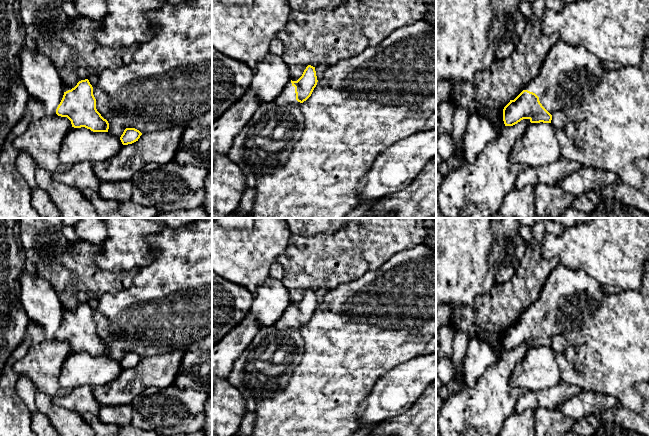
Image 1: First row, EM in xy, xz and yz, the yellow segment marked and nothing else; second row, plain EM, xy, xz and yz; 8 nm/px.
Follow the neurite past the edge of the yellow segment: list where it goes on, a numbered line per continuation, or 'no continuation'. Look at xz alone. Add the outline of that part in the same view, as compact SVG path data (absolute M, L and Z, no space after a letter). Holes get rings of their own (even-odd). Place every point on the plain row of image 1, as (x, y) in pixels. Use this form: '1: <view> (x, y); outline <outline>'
1: xz (264, 368); outline M291 305L284 314L271 326L262 326L253 340L235 361L228 376L230 384L235 386L246 401L249 411L255 411L257 404L280 392L301 361L304 340L301 327L296 324L295 311Z

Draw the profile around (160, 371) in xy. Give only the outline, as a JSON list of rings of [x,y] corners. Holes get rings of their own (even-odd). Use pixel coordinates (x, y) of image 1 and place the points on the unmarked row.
[[[175,350],[143,357],[136,366],[124,369],[112,382],[93,387],[95,398],[101,406],[130,405],[148,387],[173,386],[183,355],[183,350]]]

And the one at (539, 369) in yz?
[[[531,347],[512,374],[511,385],[528,390],[551,388],[562,381],[555,351],[551,347]]]

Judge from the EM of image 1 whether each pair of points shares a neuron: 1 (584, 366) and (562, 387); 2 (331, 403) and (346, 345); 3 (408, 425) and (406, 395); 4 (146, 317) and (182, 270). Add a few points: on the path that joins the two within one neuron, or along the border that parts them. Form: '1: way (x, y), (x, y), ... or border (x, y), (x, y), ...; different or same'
1: border (562, 380), (575, 384), (581, 389); different
2: way (331, 389), (331, 382), (342, 359); same
3: border (422, 392), (402, 413), (385, 419); different
4: way (158, 305), (181, 282); same

